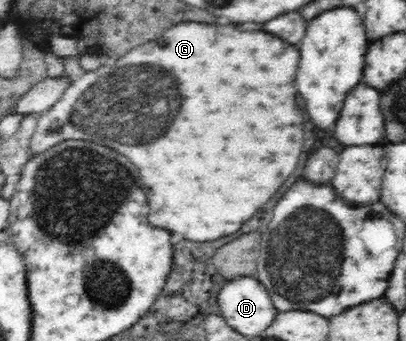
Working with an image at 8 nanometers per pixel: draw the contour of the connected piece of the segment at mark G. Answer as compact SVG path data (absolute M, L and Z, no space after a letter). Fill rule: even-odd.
M182 23L182 25L172 26L163 33L162 39L136 46L128 50L117 61L110 60L109 63L100 65L100 68L94 72L85 71L79 65L77 57L62 57L69 84L62 97L46 113L37 117L36 129L30 137L30 153L31 155L42 153L66 140L98 141L100 145L112 147L112 149L120 151L122 155L126 155L138 167L142 181L144 181L142 187L144 187L144 191L148 195L148 203L150 203L148 219L152 225L168 229L172 233L176 231L190 241L216 241L224 235L236 233L264 203L270 201L270 197L280 189L280 185L292 175L292 171L298 165L302 145L304 145L304 133L302 133L304 117L296 105L296 89L294 89L298 59L300 59L300 55L296 51L296 47L288 45L286 41L282 41L270 33L238 31L228 25L224 27L224 25L202 25L202 23Z

